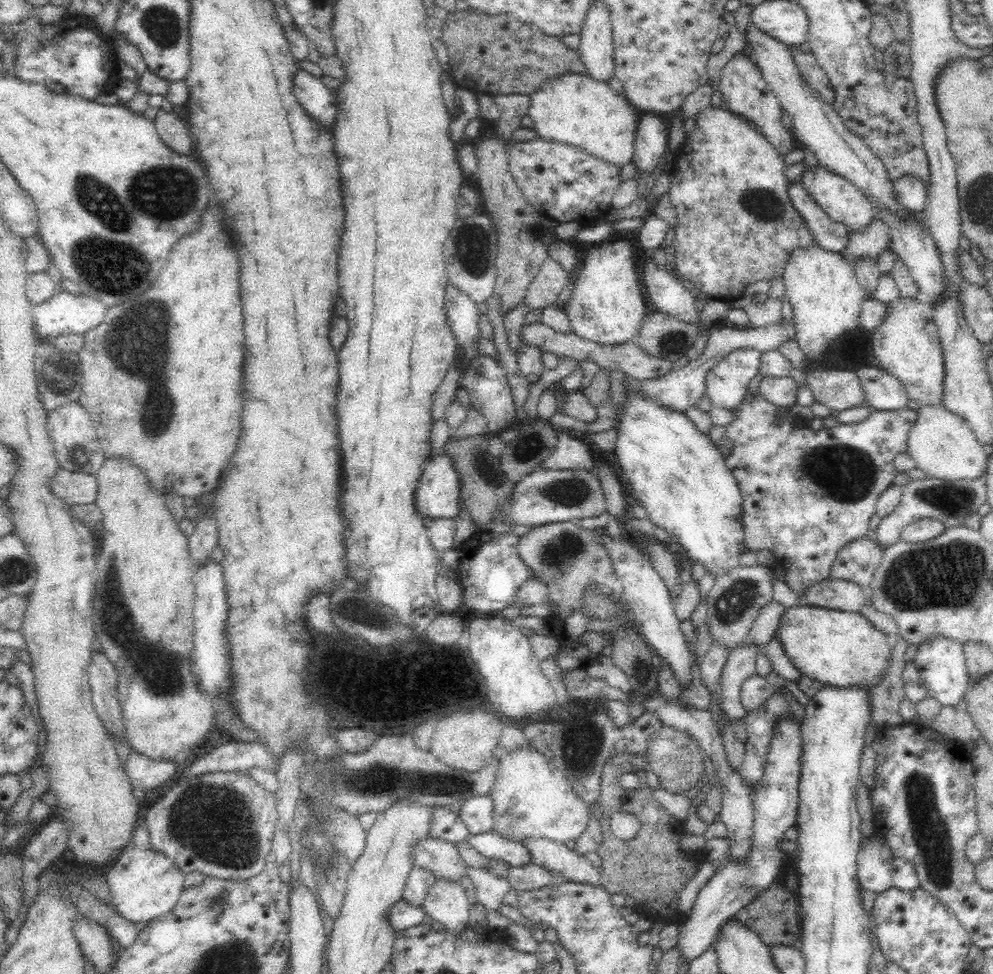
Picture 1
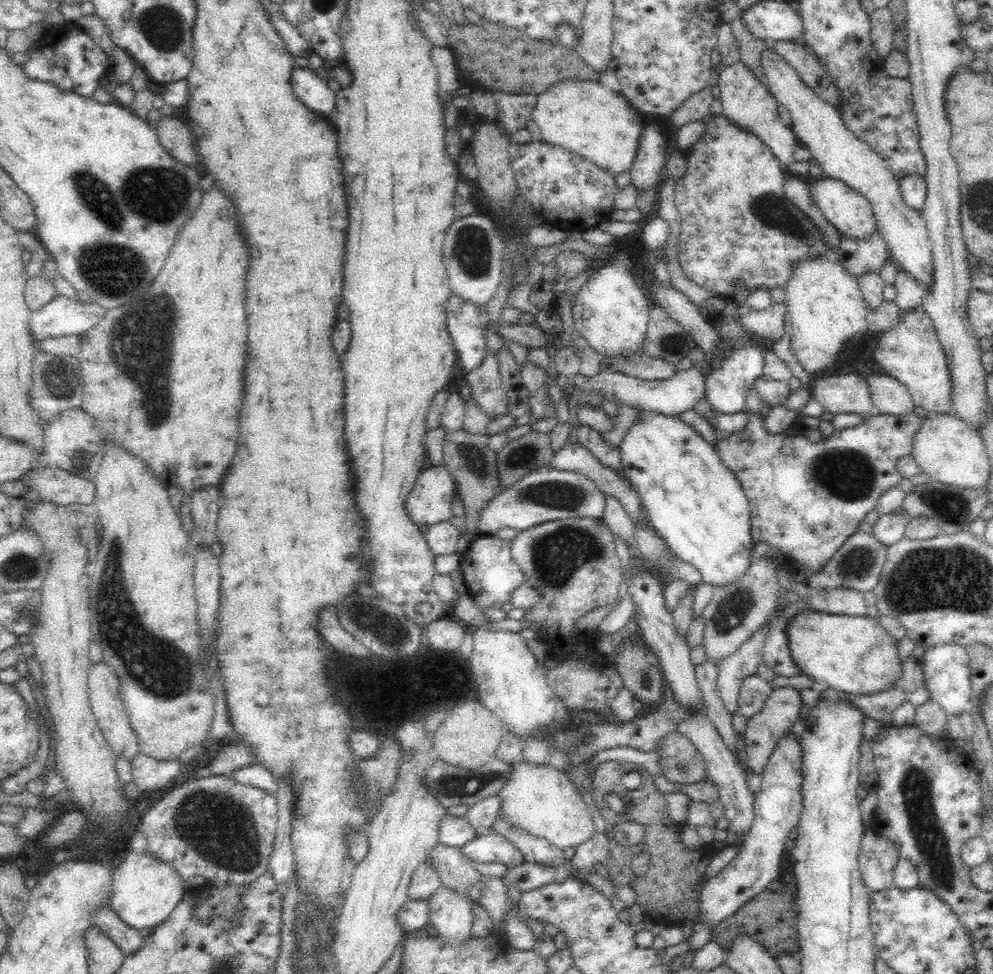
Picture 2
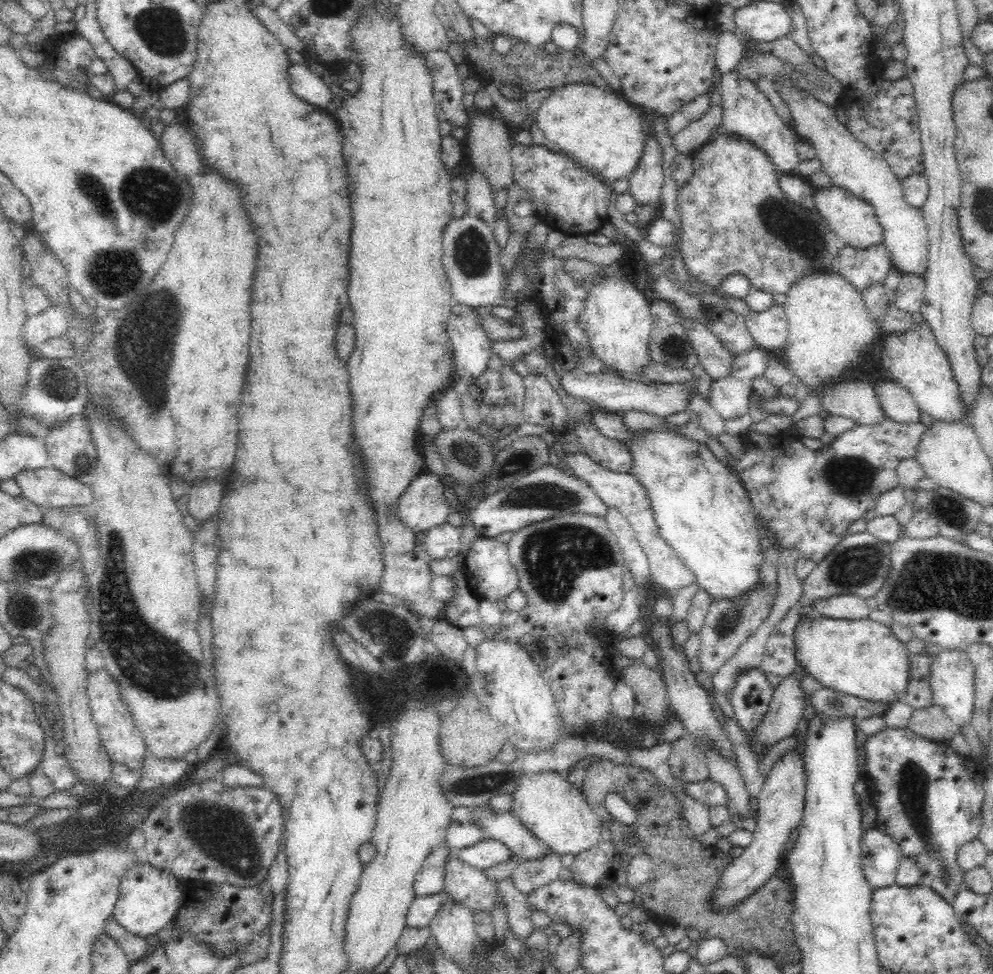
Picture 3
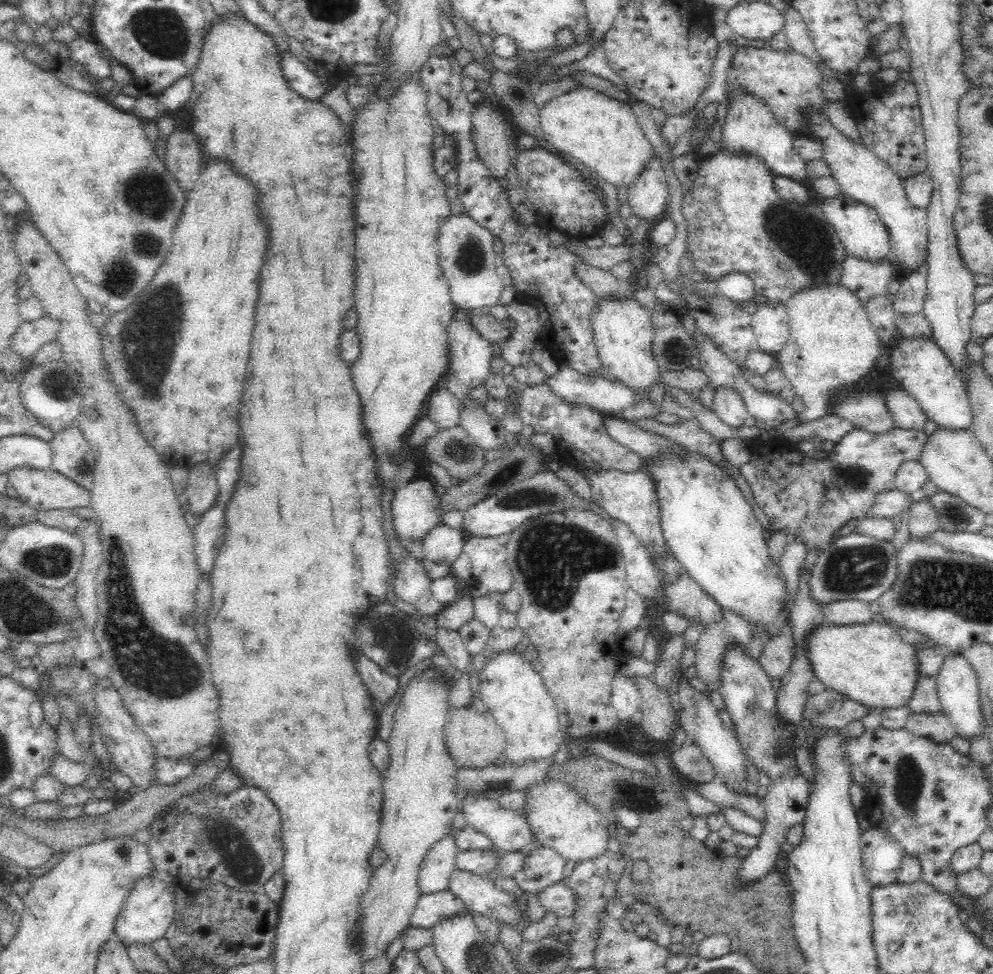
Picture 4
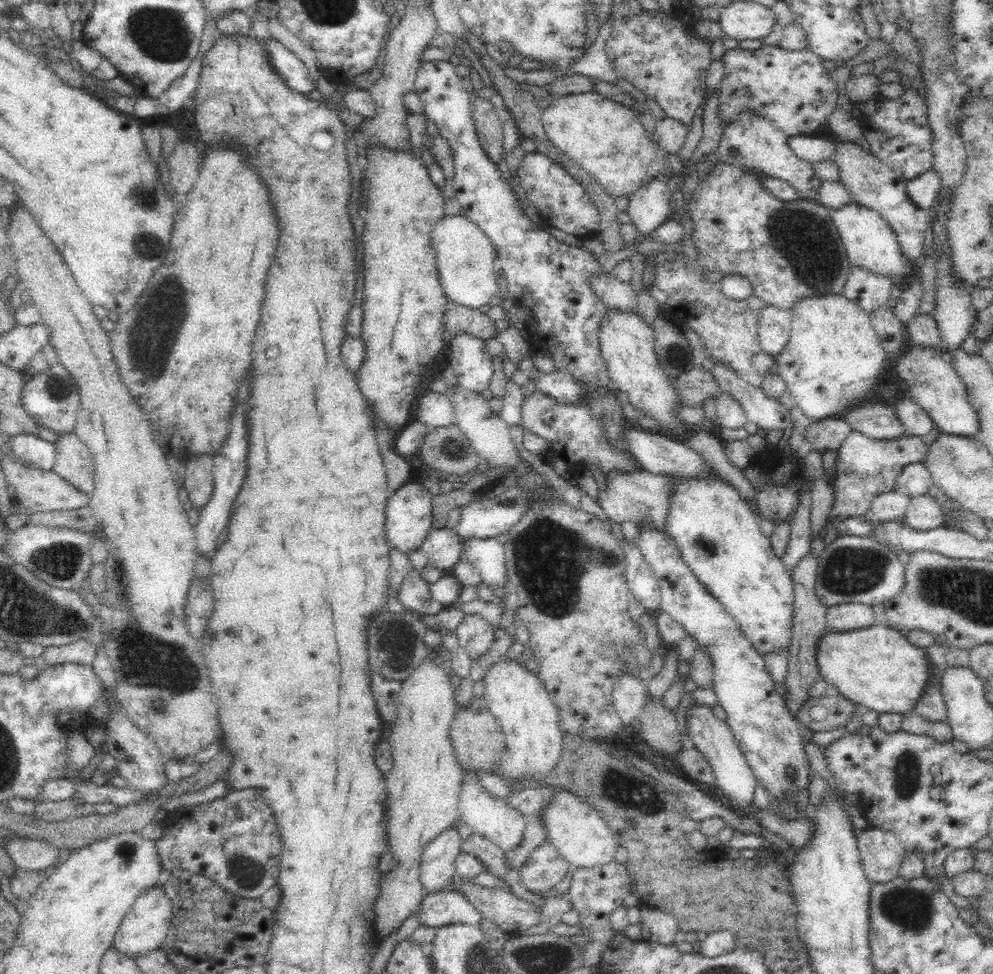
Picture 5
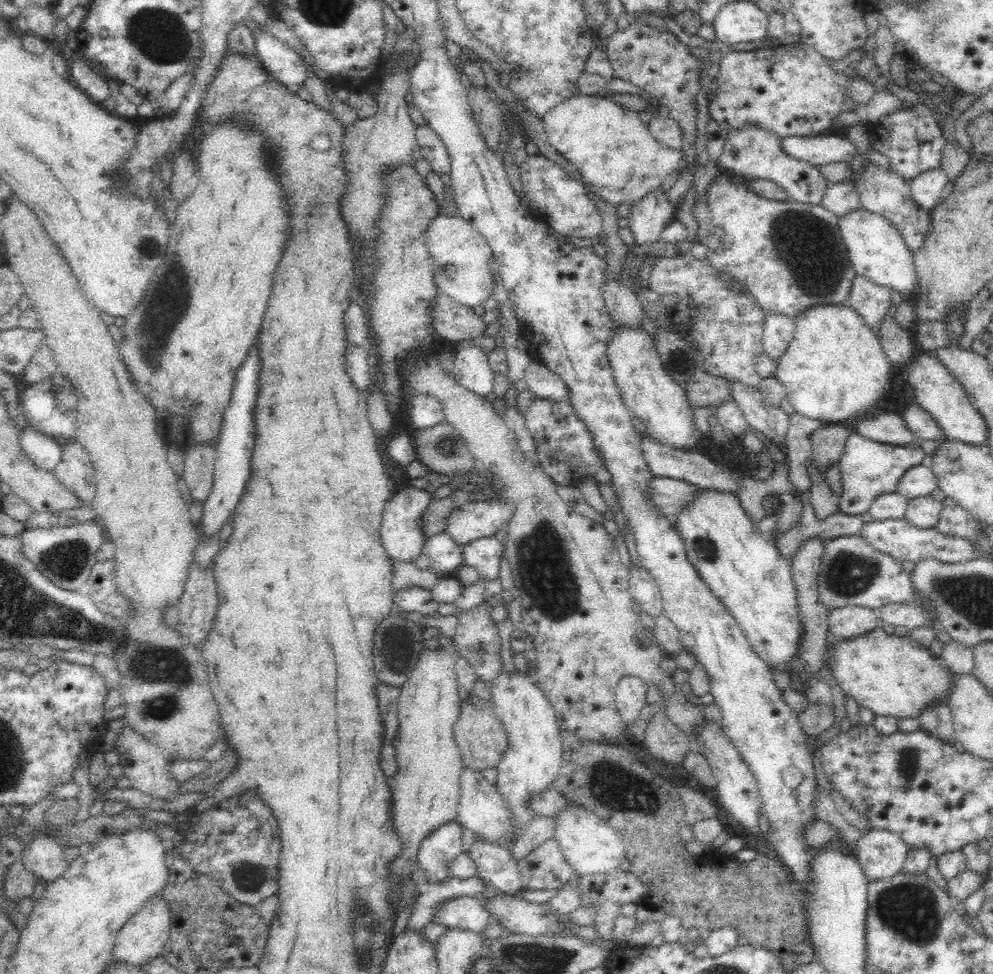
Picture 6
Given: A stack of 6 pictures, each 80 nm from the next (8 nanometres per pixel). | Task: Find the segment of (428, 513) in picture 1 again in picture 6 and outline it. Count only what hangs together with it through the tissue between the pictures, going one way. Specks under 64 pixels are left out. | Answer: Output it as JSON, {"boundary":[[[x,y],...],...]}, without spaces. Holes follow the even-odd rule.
{"boundary":[[[408,487],[395,495],[392,494],[385,504],[380,524],[380,539],[382,539],[382,547],[393,563],[394,560],[412,563],[422,554],[426,538],[420,529],[420,514],[432,499],[432,495],[426,490]]]}

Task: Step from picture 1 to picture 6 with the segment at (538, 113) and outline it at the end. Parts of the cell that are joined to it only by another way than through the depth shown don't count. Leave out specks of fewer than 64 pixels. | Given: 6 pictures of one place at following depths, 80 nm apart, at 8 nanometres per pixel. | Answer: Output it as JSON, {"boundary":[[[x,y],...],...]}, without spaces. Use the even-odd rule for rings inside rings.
{"boundary":[[[604,94],[578,95],[560,102],[560,105],[554,106],[544,116],[543,127],[549,146],[570,161],[585,186],[615,210],[624,203],[637,203],[653,190],[660,188],[666,176],[677,172],[684,157],[682,149],[670,149],[658,143],[638,113],[627,110]]]}

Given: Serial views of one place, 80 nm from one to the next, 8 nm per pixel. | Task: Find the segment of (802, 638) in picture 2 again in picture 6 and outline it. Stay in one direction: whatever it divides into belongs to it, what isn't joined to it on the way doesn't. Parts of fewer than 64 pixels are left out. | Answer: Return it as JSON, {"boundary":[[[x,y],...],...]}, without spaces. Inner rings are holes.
{"boundary":[[[881,626],[872,632],[852,640],[839,640],[829,653],[832,674],[844,695],[854,698],[861,707],[870,709],[874,715],[899,718],[918,718],[926,708],[936,706],[938,702],[947,702],[953,686],[953,672],[943,666],[941,658],[929,648],[915,642],[913,634],[908,636],[888,636]]]}

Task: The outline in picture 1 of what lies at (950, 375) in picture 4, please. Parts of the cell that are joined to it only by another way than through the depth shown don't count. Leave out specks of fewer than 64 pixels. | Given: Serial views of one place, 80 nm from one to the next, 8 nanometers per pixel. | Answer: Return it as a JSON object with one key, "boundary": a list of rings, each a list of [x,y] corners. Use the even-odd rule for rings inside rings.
{"boundary":[[[898,297],[890,304],[890,308],[884,322],[872,334],[872,350],[878,366],[886,372],[896,376],[904,385],[909,398],[920,405],[942,405],[944,398],[944,356],[942,352],[939,332],[932,318],[932,307],[922,297],[906,299]]]}

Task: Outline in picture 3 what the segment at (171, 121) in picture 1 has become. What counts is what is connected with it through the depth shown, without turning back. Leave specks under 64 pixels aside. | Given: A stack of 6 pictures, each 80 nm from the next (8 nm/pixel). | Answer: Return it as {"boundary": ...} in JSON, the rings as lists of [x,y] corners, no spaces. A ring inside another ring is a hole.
{"boundary":[[[170,124],[163,129],[162,146],[170,165],[188,178],[200,178],[202,157],[195,142],[195,136],[180,124]]]}

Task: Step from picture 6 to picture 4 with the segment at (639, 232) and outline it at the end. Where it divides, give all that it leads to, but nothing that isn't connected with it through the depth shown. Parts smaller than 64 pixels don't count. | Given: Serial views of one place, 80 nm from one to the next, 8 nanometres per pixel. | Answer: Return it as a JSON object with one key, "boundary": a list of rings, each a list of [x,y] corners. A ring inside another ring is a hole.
{"boundary":[[[656,155],[628,188],[628,205],[636,219],[653,225],[668,212],[669,186],[661,159]]]}

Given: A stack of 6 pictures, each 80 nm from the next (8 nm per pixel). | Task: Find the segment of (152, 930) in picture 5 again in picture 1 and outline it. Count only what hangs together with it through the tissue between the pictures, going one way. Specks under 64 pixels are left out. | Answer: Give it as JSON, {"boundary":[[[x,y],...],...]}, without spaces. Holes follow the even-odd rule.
{"boundary":[[[128,844],[117,858],[116,864],[104,875],[110,890],[111,901],[120,916],[130,923],[154,921],[170,912],[179,901],[185,876],[172,859],[162,853]]]}

